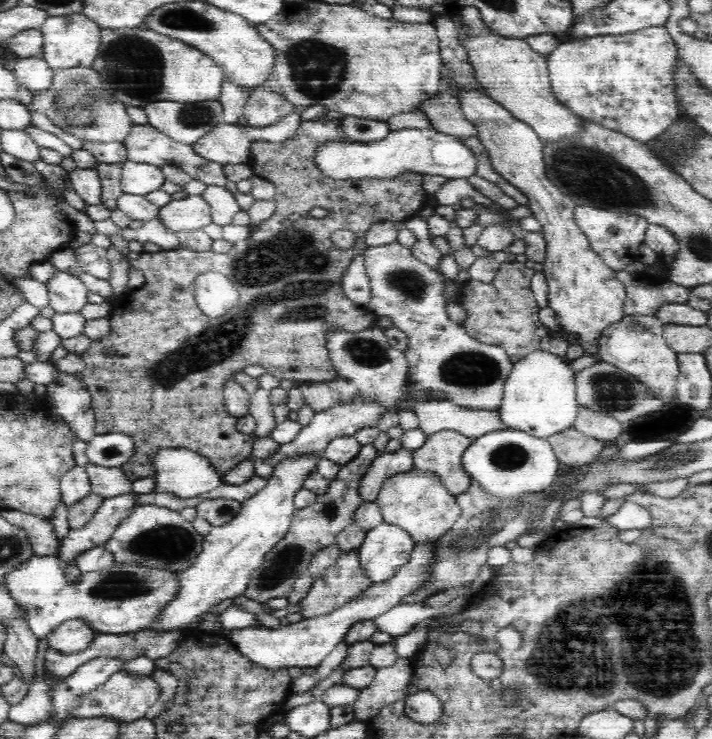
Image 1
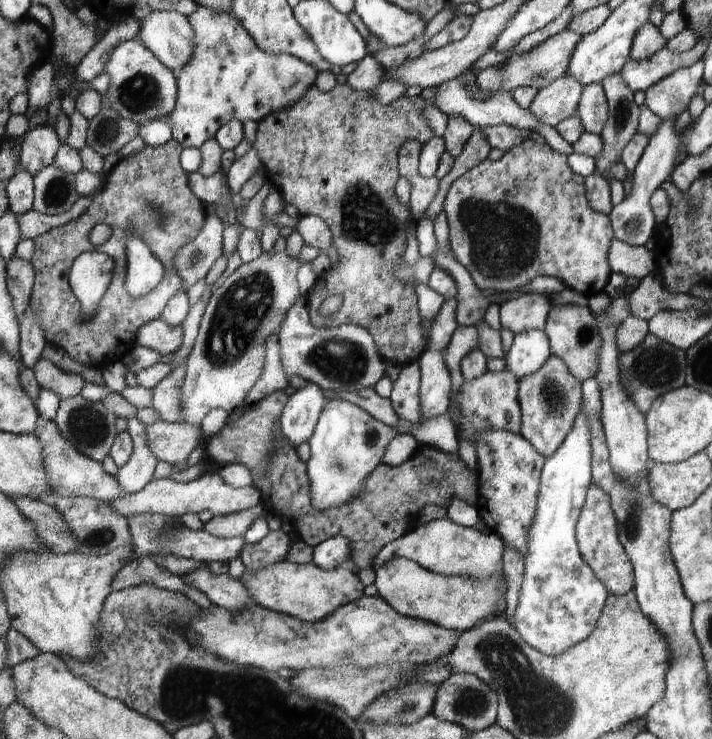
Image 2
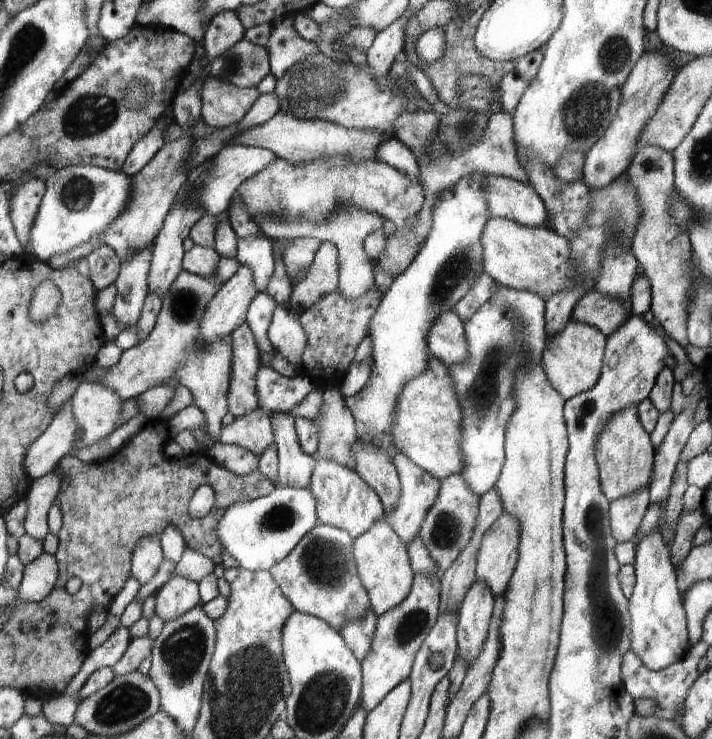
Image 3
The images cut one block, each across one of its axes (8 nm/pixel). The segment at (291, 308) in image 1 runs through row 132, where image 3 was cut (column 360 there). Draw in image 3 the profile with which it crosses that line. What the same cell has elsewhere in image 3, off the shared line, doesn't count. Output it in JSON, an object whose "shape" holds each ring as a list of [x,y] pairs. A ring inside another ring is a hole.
{"shape":[[[372,285],[363,295],[351,299],[345,297],[339,290],[324,293],[319,301],[310,308],[298,310],[297,319],[306,333],[306,346],[302,351],[301,371],[308,374],[314,382],[318,370],[324,372],[324,378],[340,378],[354,360],[354,352],[362,338],[368,334],[368,323],[378,303],[383,300],[383,294],[377,285]]]}

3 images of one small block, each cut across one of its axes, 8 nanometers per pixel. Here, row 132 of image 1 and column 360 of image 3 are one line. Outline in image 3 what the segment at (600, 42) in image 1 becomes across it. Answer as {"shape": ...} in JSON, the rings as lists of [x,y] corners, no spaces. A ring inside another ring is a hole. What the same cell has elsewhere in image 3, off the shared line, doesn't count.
{"shape":[[[369,609],[367,616],[362,621],[348,623],[339,631],[344,640],[348,642],[352,652],[356,654],[356,658],[362,662],[370,653],[377,617],[377,614]]]}

